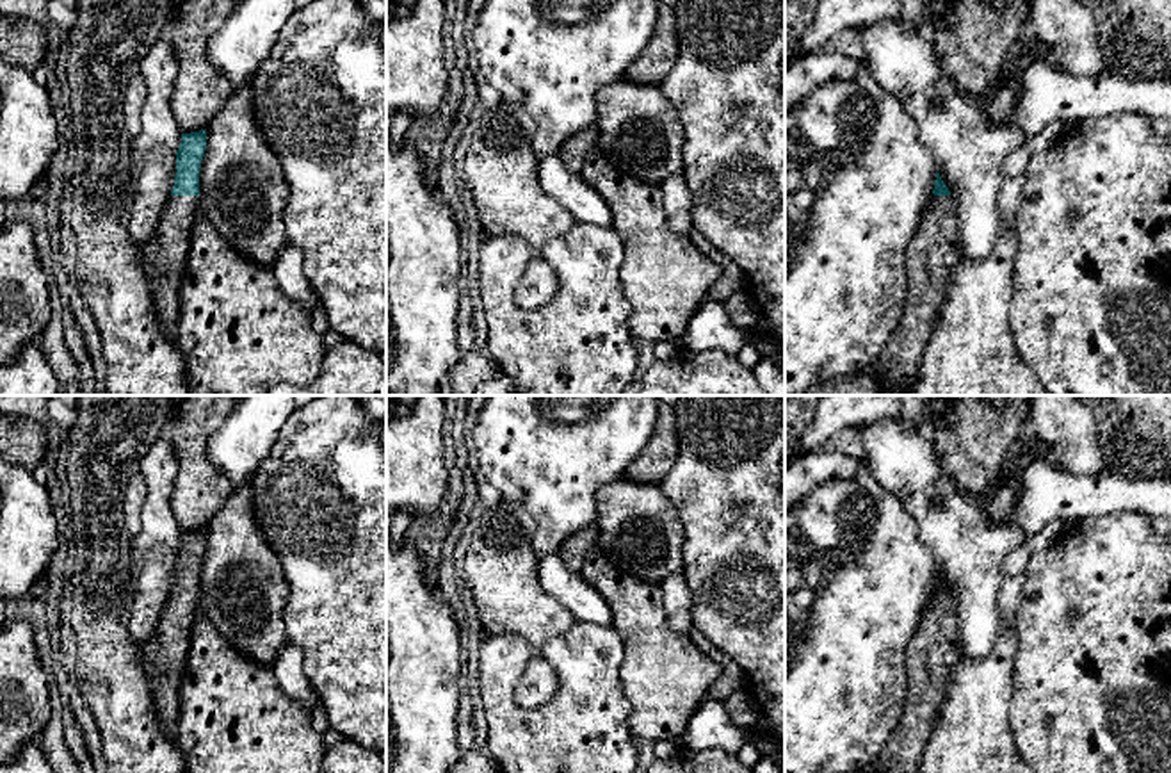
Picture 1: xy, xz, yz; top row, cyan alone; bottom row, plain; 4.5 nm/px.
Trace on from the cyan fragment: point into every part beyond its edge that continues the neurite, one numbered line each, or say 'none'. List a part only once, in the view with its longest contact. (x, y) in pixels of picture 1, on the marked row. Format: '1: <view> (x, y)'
1: xy (164, 255)

